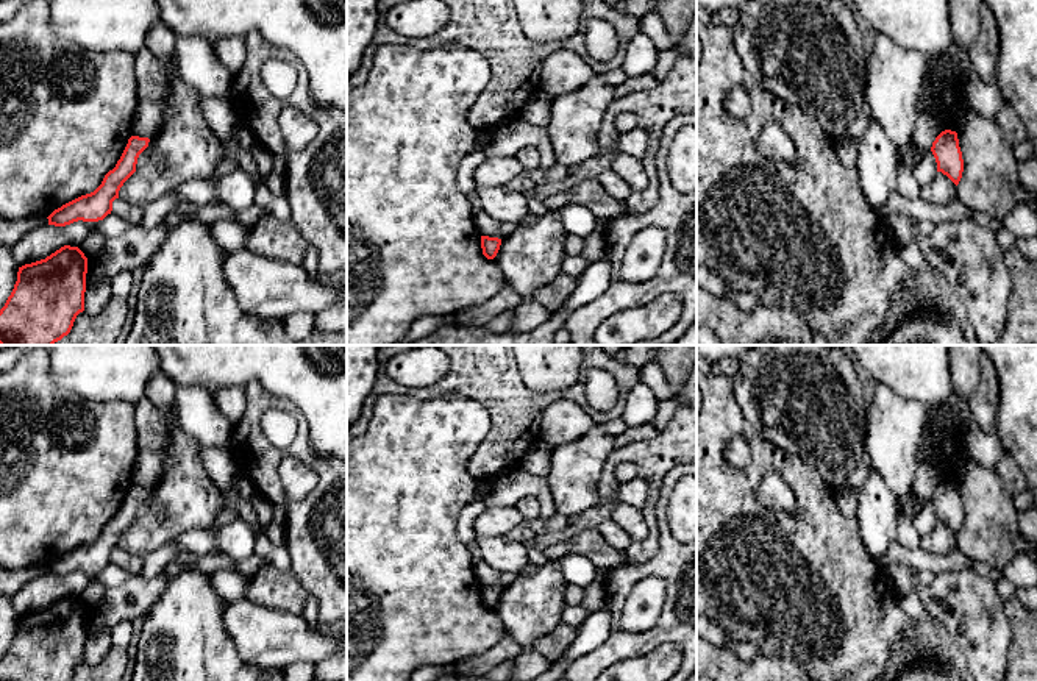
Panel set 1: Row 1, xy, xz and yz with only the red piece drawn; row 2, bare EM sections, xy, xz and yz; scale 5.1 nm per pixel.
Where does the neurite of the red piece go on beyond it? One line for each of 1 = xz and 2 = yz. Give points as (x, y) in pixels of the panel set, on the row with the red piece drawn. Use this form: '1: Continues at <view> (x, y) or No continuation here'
1: No continuation here
2: No continuation here

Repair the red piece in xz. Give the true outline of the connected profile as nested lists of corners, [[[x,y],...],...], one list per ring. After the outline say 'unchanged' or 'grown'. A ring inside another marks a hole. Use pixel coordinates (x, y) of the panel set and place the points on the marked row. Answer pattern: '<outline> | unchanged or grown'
[[[481,236],[481,248],[483,248],[483,255],[487,259],[494,259],[500,250],[501,245],[501,239],[498,237],[489,237],[489,236]]] | unchanged

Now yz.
[[[951,130],[942,131],[932,142],[931,152],[937,162],[937,172],[946,175],[957,186],[964,172],[957,133]]] | unchanged

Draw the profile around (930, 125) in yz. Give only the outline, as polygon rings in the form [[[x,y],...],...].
[[[928,111],[920,116],[915,125],[914,141],[923,152],[931,150],[935,137],[945,130],[939,112]]]

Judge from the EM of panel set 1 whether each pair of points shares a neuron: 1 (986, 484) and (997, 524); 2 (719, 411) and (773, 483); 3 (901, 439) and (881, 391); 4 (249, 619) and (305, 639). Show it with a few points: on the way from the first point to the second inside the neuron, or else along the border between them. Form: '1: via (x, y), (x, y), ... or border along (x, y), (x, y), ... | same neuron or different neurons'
1: via (986, 494), (989, 514) | same neuron
2: border along (755, 491), (767, 474), (776, 474), (797, 495) | different neurons
3: via (895, 427), (886, 403) | same neuron
4: via (263, 633), (270, 639), (291, 639) | same neuron

